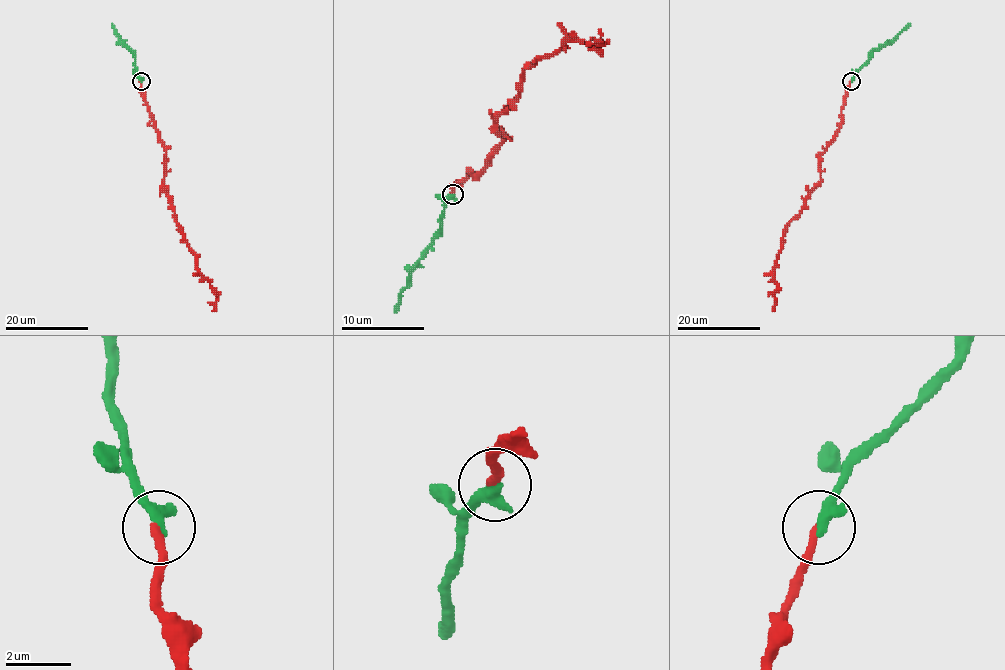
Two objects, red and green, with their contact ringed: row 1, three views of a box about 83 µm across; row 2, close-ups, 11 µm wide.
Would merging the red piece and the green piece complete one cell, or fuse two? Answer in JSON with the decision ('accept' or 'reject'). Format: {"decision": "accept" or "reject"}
{"decision": "accept"}

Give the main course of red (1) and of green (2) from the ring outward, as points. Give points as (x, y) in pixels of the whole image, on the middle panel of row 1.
1: (452, 194), (497, 149), (497, 118), (518, 95), (520, 75), (570, 40), (601, 44), (594, 37)
2: (452, 194), (446, 201), (442, 232), (431, 242), (394, 312)

